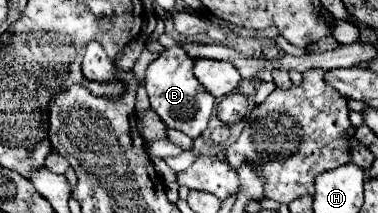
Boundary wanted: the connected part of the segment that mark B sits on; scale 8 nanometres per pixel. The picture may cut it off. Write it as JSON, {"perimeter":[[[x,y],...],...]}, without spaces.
{"perimeter":[[[179,46],[165,48],[161,52],[161,56],[147,66],[145,76],[147,76],[147,84],[145,84],[147,94],[149,94],[153,110],[159,114],[159,118],[169,128],[177,128],[191,138],[197,138],[199,134],[203,134],[203,130],[207,128],[209,116],[215,108],[215,98],[211,94],[207,94],[207,90],[203,90],[203,86],[199,86],[199,80],[195,80],[193,60],[187,56],[187,52]]]}

